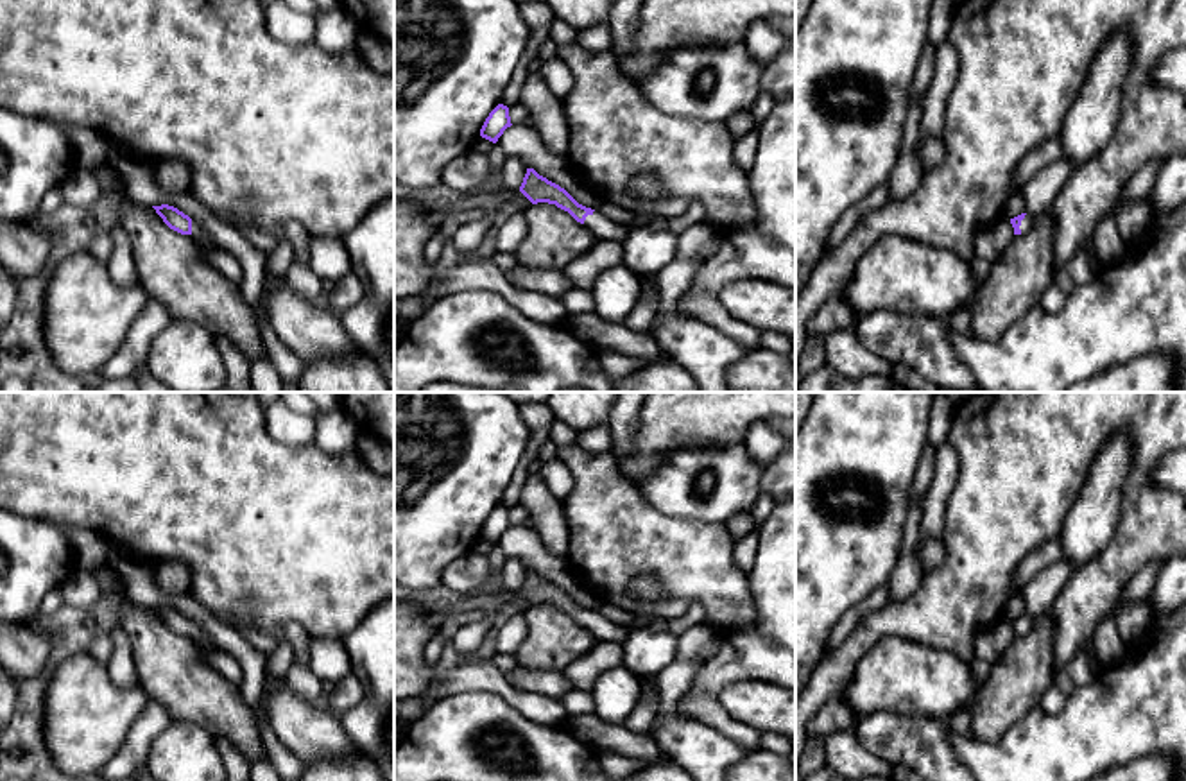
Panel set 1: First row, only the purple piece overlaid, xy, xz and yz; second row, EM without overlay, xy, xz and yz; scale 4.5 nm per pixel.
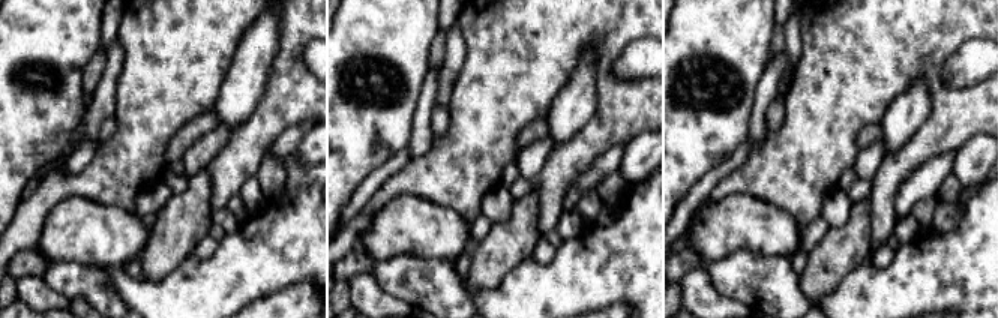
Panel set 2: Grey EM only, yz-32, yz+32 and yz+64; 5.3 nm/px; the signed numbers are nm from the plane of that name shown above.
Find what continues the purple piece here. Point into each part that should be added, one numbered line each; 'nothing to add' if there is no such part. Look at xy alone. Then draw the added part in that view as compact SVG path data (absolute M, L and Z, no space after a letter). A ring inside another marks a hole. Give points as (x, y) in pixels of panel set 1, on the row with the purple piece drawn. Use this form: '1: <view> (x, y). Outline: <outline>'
1: xy (197, 231). Outline: M192 220L192 235L190 236L195 238L195 240L211 242L208 233L195 220Z

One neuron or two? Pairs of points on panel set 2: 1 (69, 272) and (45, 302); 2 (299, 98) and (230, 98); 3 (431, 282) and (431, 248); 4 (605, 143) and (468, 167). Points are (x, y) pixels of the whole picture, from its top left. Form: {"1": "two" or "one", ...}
{"1": "two", "2": "two", "3": "two", "4": "one"}

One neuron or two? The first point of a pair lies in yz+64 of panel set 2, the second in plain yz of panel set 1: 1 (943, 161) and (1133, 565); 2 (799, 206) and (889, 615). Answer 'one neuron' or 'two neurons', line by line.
1: two neurons
2: one neuron

